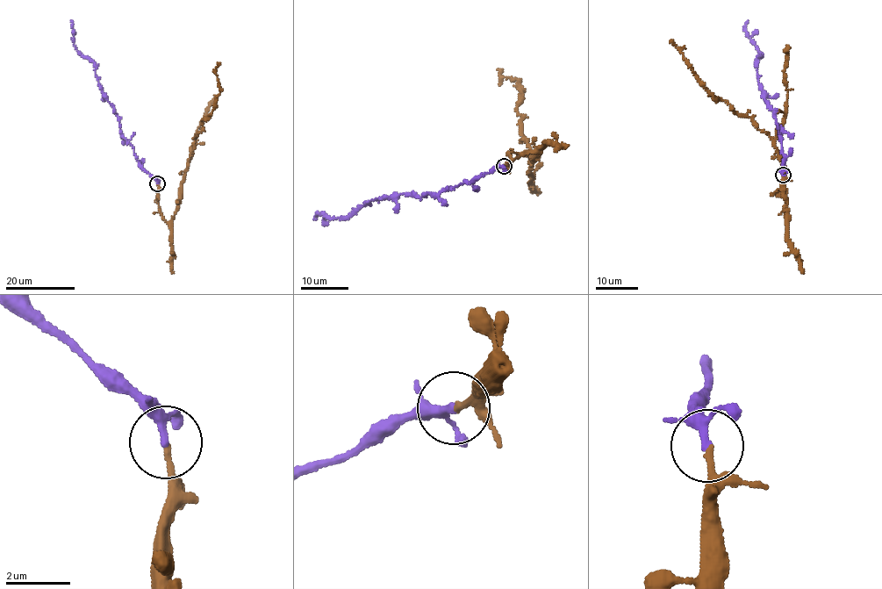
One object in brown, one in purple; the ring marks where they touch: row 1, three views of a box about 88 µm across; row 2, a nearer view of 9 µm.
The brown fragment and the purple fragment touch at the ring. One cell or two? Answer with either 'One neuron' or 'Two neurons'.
One neuron

